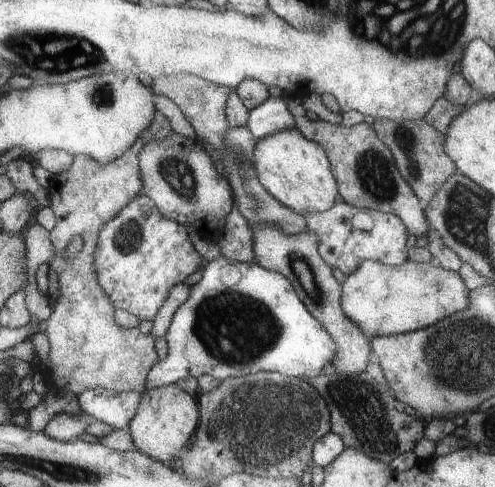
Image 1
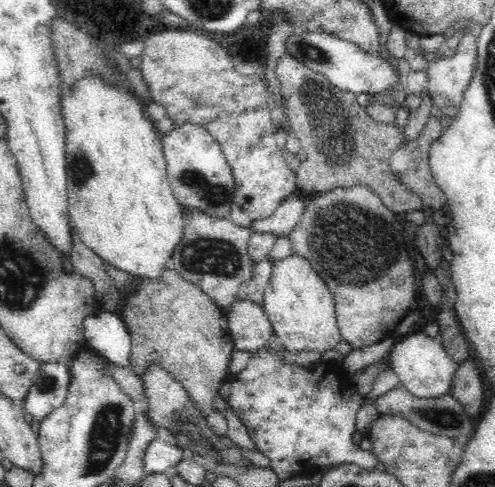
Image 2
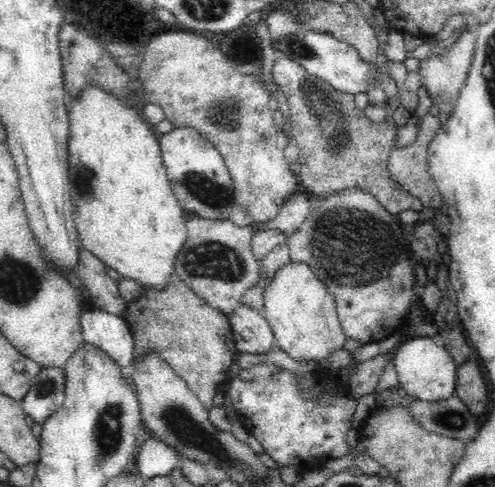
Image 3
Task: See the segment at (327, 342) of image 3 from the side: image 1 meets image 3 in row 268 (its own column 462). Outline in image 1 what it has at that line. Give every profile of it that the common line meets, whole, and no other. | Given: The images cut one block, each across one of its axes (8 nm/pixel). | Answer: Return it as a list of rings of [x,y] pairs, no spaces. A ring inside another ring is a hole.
[[[363,260],[359,268],[349,274],[343,284],[341,284],[341,308],[353,324],[361,328],[361,332],[371,340],[375,336],[399,336],[407,332],[417,332],[425,330],[437,322],[441,322],[447,316],[453,316],[457,312],[463,312],[469,306],[469,290],[465,288],[463,280],[459,278],[457,272],[443,270],[435,262],[429,264],[415,264],[415,262],[405,262],[401,266],[383,266],[379,262]]]

